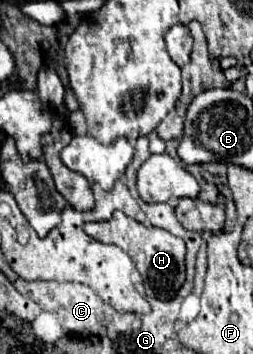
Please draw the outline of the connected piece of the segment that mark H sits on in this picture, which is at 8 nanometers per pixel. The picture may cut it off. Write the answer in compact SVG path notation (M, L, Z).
M121 210L113 212L111 220L105 222L87 222L83 228L91 238L103 242L103 244L115 244L123 248L131 260L135 262L139 274L145 282L147 296L155 296L161 300L169 300L177 294L181 284L185 282L185 242L179 236L169 234L167 230L155 228L155 226L143 226L141 222L129 218Z

